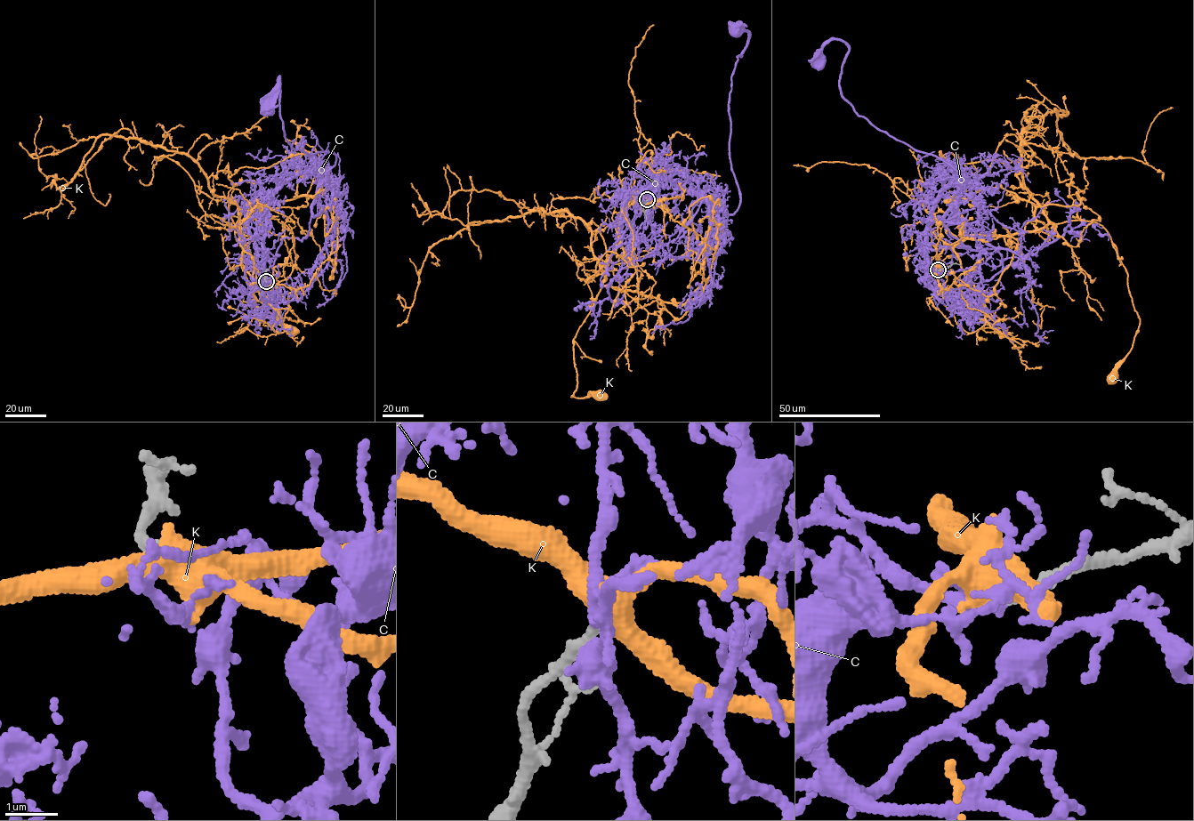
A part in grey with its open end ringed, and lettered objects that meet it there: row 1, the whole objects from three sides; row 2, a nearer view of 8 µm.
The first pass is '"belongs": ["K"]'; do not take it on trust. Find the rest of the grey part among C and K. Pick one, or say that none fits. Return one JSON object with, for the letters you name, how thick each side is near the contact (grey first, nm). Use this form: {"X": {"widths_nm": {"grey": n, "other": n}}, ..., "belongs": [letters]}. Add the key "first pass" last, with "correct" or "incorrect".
{"C": {"widths_nm": {"grey": 200, "other": 170}}, "belongs": ["C"], "first pass": "incorrect"}

